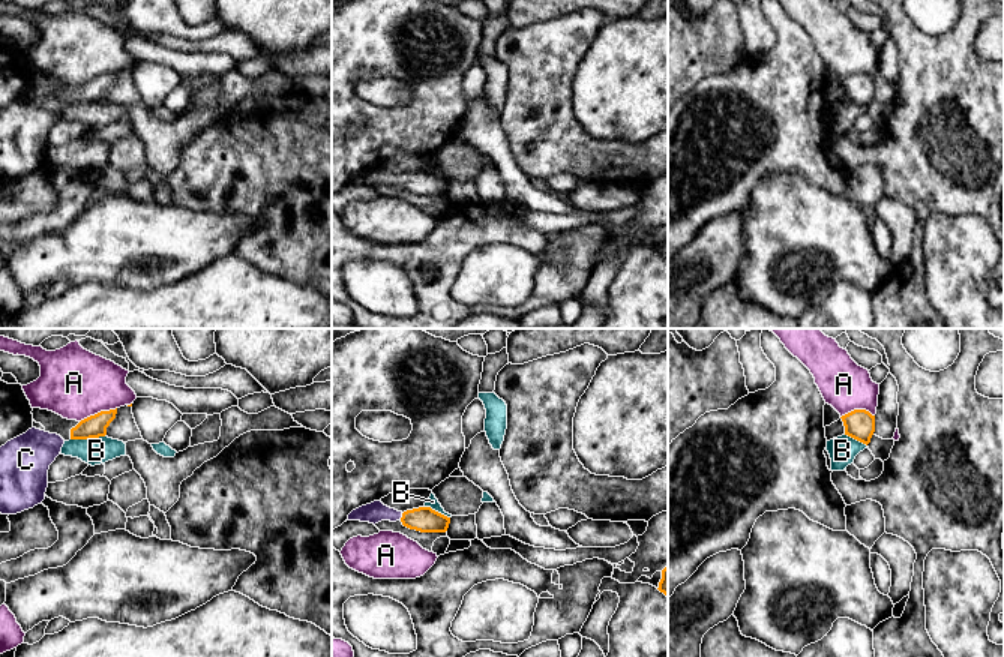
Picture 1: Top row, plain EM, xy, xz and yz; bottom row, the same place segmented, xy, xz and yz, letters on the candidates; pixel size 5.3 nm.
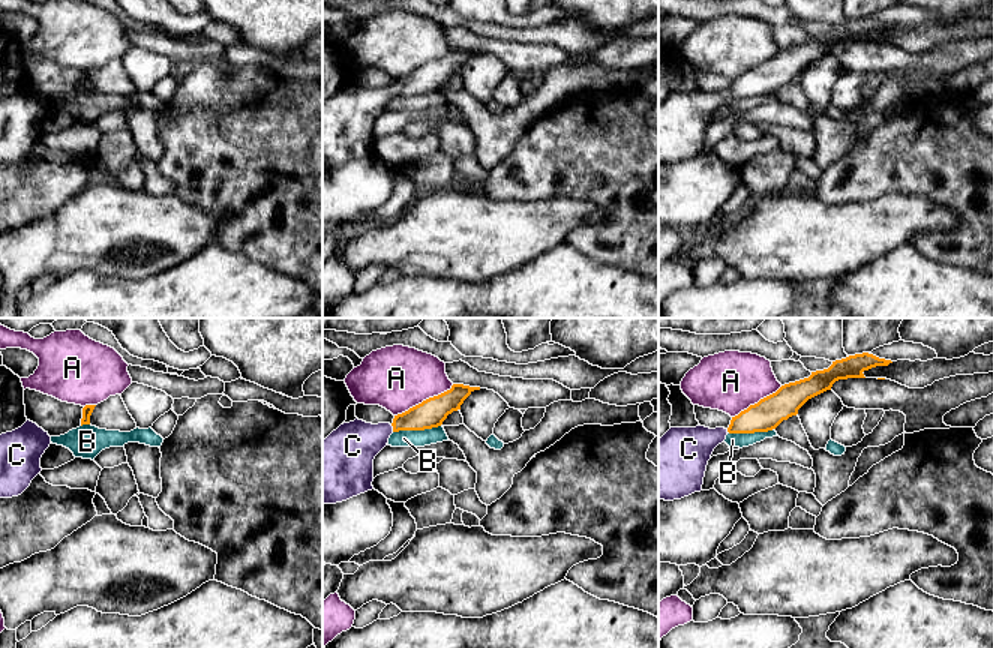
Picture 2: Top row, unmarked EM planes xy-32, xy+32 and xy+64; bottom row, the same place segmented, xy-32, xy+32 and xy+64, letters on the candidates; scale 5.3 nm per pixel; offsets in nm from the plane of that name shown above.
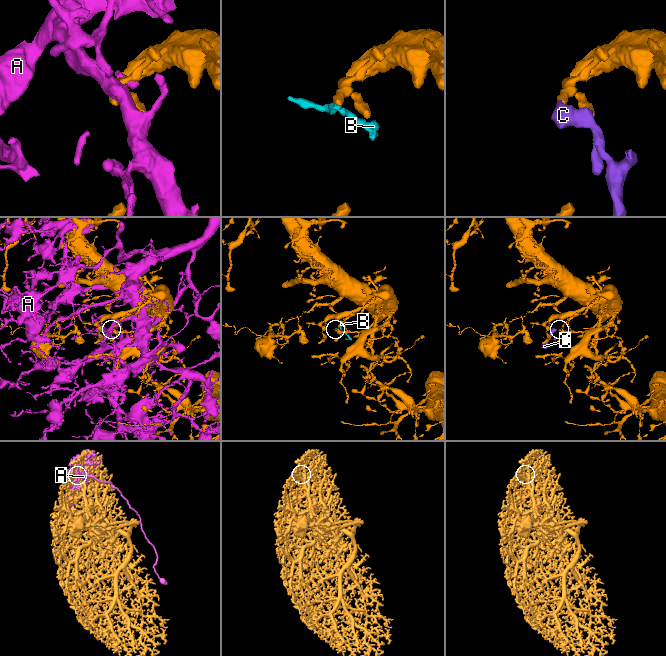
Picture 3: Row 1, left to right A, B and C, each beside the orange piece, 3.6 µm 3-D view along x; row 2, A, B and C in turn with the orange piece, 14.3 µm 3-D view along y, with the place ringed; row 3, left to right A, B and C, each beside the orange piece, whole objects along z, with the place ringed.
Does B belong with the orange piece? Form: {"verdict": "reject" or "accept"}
{"verdict": "reject"}

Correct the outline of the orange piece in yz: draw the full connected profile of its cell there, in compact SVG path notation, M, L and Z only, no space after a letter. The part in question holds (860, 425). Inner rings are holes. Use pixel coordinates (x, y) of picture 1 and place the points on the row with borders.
M854 410L840 417L845 426L845 435L869 444L875 432L875 416L866 410Z

